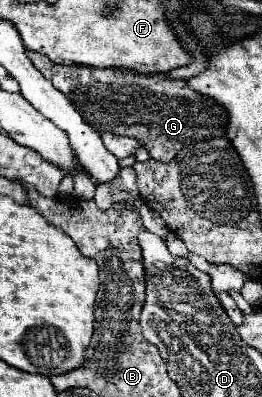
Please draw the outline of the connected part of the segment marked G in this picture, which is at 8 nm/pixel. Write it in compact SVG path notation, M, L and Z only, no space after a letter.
M28 51L28 57L36 69L74 103L76 111L90 127L98 133L110 131L138 139L138 143L148 149L148 155L160 163L172 161L182 147L194 141L214 139L226 133L226 109L208 95L192 91L184 79L170 79L166 73L144 75L132 69L56 65L36 51Z

